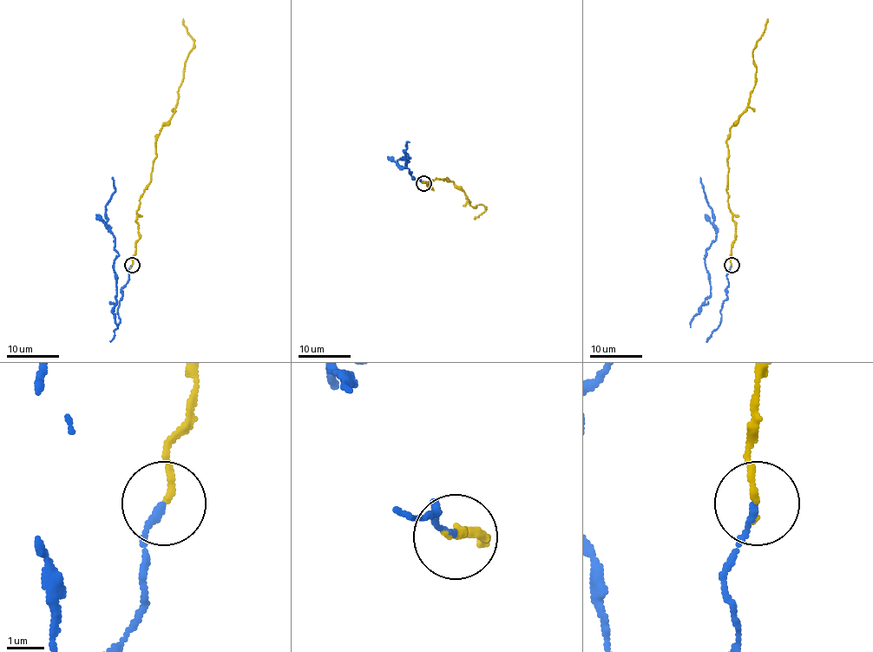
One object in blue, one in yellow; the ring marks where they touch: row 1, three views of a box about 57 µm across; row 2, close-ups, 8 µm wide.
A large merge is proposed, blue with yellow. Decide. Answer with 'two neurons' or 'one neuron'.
one neuron

